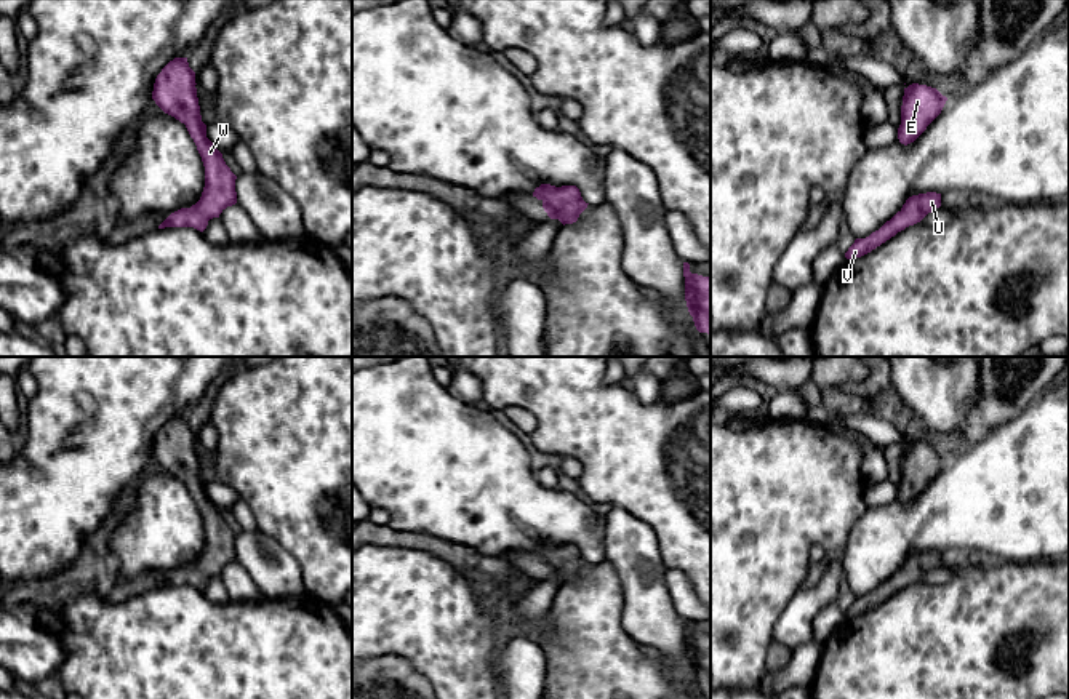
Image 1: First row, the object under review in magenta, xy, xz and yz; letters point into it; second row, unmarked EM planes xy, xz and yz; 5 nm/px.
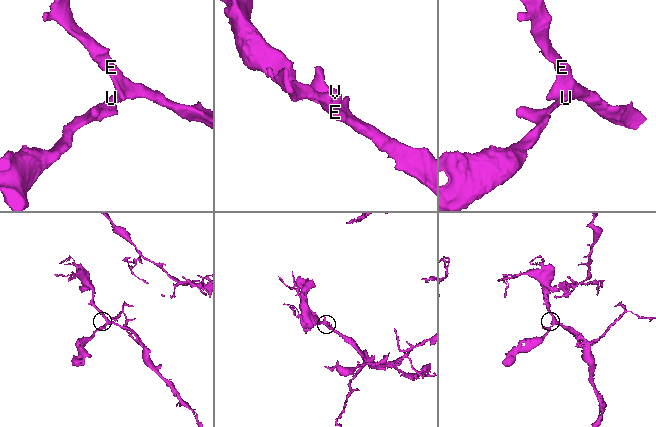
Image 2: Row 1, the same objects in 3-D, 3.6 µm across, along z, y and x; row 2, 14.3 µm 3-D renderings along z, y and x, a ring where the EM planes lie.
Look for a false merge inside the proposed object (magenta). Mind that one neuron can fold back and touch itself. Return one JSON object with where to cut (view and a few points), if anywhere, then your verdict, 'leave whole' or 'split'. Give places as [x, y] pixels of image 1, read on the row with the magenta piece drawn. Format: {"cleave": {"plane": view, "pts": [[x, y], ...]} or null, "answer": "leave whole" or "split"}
{"cleave": null, "answer": "leave whole"}

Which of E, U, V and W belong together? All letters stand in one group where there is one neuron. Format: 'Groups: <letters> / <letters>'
Groups: E U V W

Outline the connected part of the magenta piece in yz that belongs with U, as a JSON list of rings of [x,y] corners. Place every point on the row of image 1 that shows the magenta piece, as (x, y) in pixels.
[[[927,192],[909,197],[903,208],[879,230],[872,232],[866,238],[856,238],[855,243],[845,253],[845,258],[856,259],[871,253],[872,250],[895,237],[898,232],[920,222],[928,213],[939,206],[941,194],[936,192]]]

